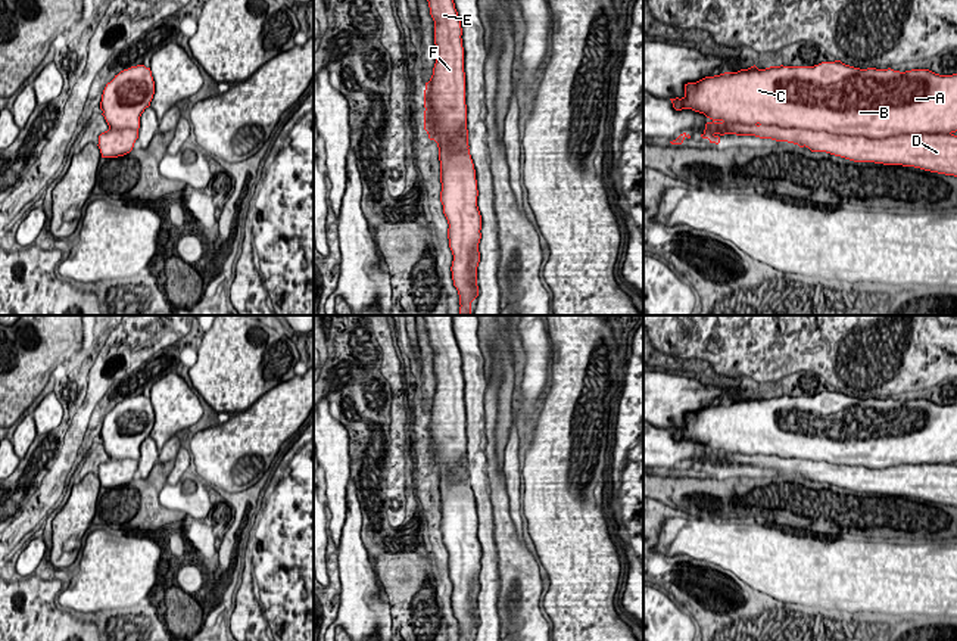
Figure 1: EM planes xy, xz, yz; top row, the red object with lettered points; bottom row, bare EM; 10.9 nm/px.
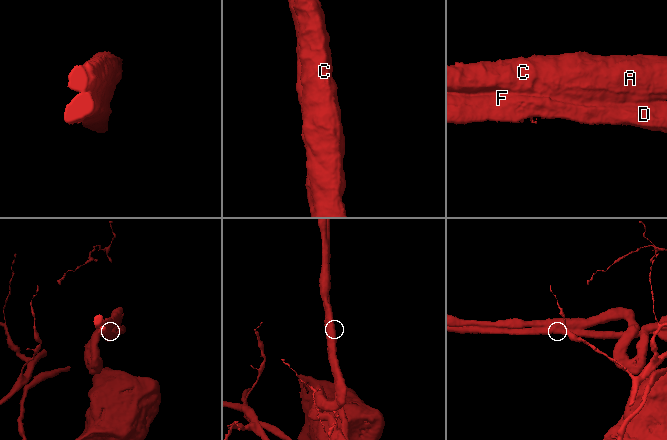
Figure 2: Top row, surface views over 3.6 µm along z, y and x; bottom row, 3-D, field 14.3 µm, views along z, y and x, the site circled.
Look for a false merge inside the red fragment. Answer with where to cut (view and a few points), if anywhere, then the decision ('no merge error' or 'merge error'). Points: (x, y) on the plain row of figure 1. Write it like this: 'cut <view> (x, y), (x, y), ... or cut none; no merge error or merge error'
cut yz (760, 453), (869, 467), (925, 463), (950, 464); merge error

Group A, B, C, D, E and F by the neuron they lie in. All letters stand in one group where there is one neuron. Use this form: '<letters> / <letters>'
A B C / D E F

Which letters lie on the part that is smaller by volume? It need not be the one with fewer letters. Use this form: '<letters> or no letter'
D, E, F

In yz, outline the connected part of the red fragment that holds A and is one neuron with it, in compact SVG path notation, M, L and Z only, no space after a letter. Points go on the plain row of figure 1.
M841 390L766 399L754 395L688 413L685 426L670 430L676 441L692 439L727 454L810 458L869 469L957 461L957 404L939 405L929 399L860 399Z

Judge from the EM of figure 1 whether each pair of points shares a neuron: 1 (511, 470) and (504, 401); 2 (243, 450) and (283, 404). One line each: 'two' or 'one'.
1: two
2: one

